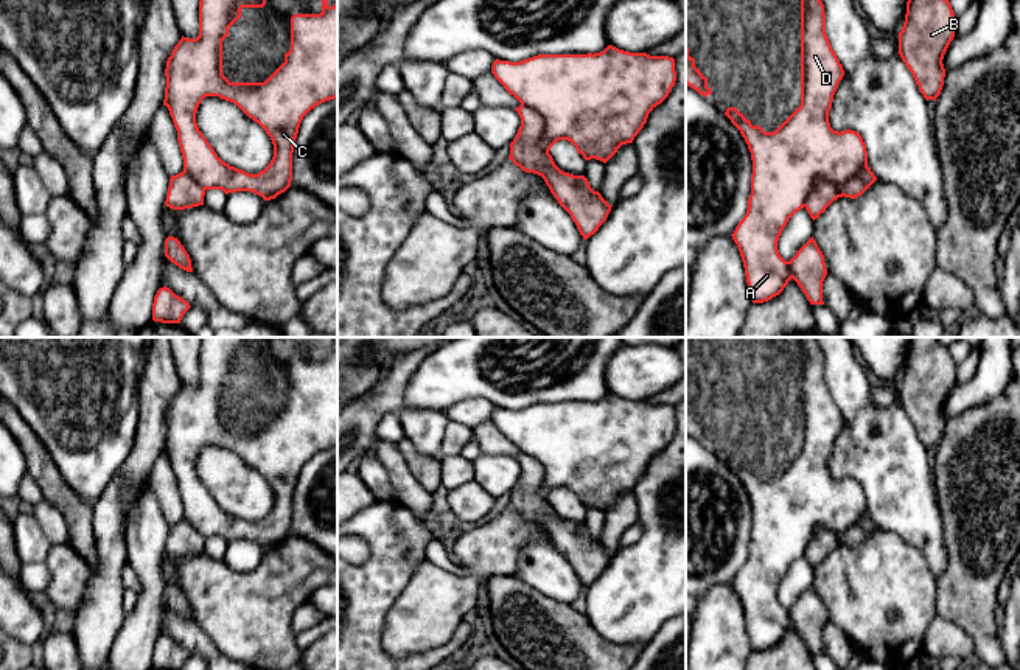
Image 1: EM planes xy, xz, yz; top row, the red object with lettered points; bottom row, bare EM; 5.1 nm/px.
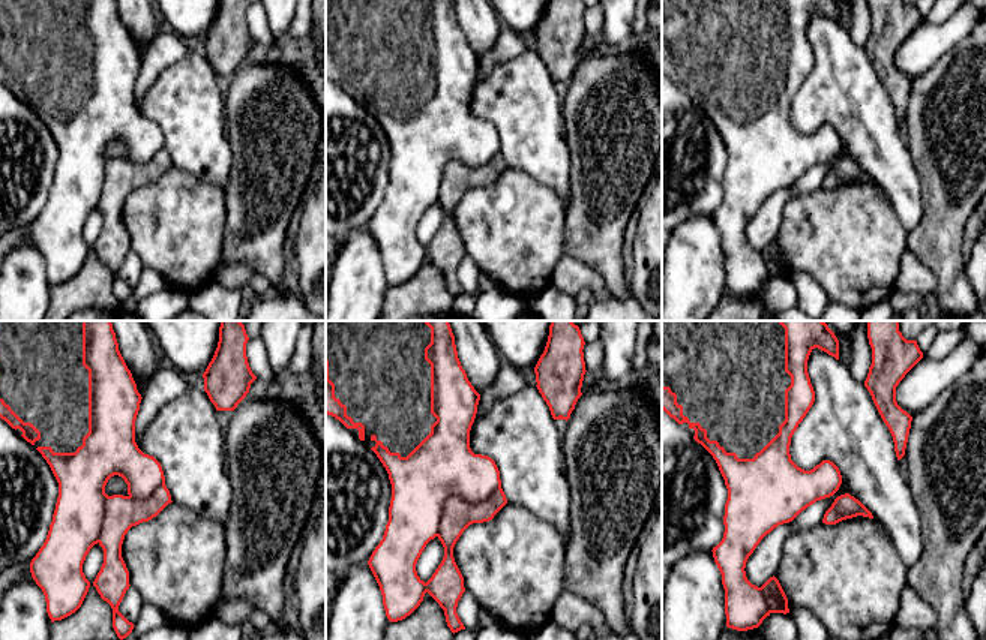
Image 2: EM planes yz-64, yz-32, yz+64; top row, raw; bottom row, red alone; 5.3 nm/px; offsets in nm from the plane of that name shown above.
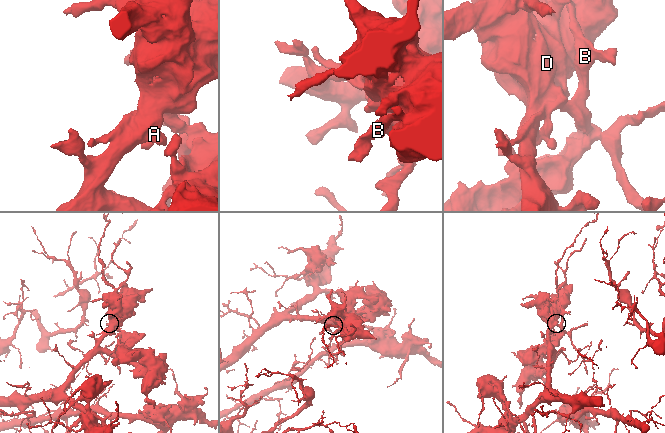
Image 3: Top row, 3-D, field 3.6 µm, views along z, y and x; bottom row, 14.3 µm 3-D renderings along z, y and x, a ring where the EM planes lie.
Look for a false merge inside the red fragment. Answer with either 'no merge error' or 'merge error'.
no merge error

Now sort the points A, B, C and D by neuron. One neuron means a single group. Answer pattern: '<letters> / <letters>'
A B C D

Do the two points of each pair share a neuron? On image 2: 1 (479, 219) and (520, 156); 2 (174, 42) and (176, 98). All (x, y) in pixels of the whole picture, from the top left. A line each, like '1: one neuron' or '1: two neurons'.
1: two neurons
2: two neurons

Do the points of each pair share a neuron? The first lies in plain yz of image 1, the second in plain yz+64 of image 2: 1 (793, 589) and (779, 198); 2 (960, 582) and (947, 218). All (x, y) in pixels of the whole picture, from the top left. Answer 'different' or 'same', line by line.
1: same
2: same

